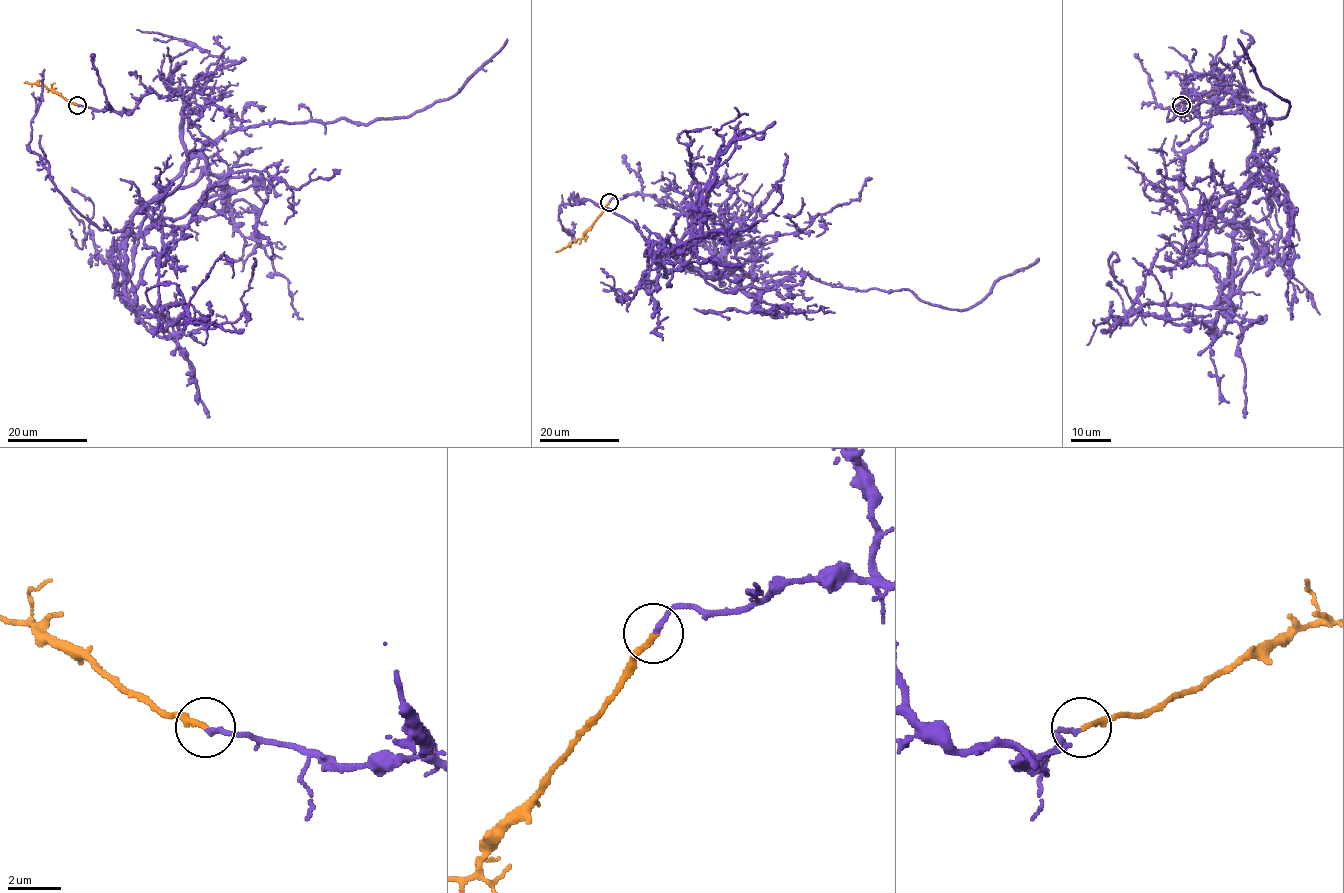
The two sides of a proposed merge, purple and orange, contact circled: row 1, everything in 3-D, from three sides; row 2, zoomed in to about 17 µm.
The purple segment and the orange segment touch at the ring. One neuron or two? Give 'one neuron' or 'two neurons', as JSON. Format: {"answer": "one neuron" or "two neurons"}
{"answer": "one neuron"}

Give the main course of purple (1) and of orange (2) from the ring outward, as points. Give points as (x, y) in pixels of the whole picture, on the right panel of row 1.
1: (1181, 105), (1173, 110), (1191, 92), (1228, 91), (1257, 129), (1223, 330), (1169, 316), (1157, 279), (1132, 257)
2: (1181, 104), (1193, 102), (1231, 82)

